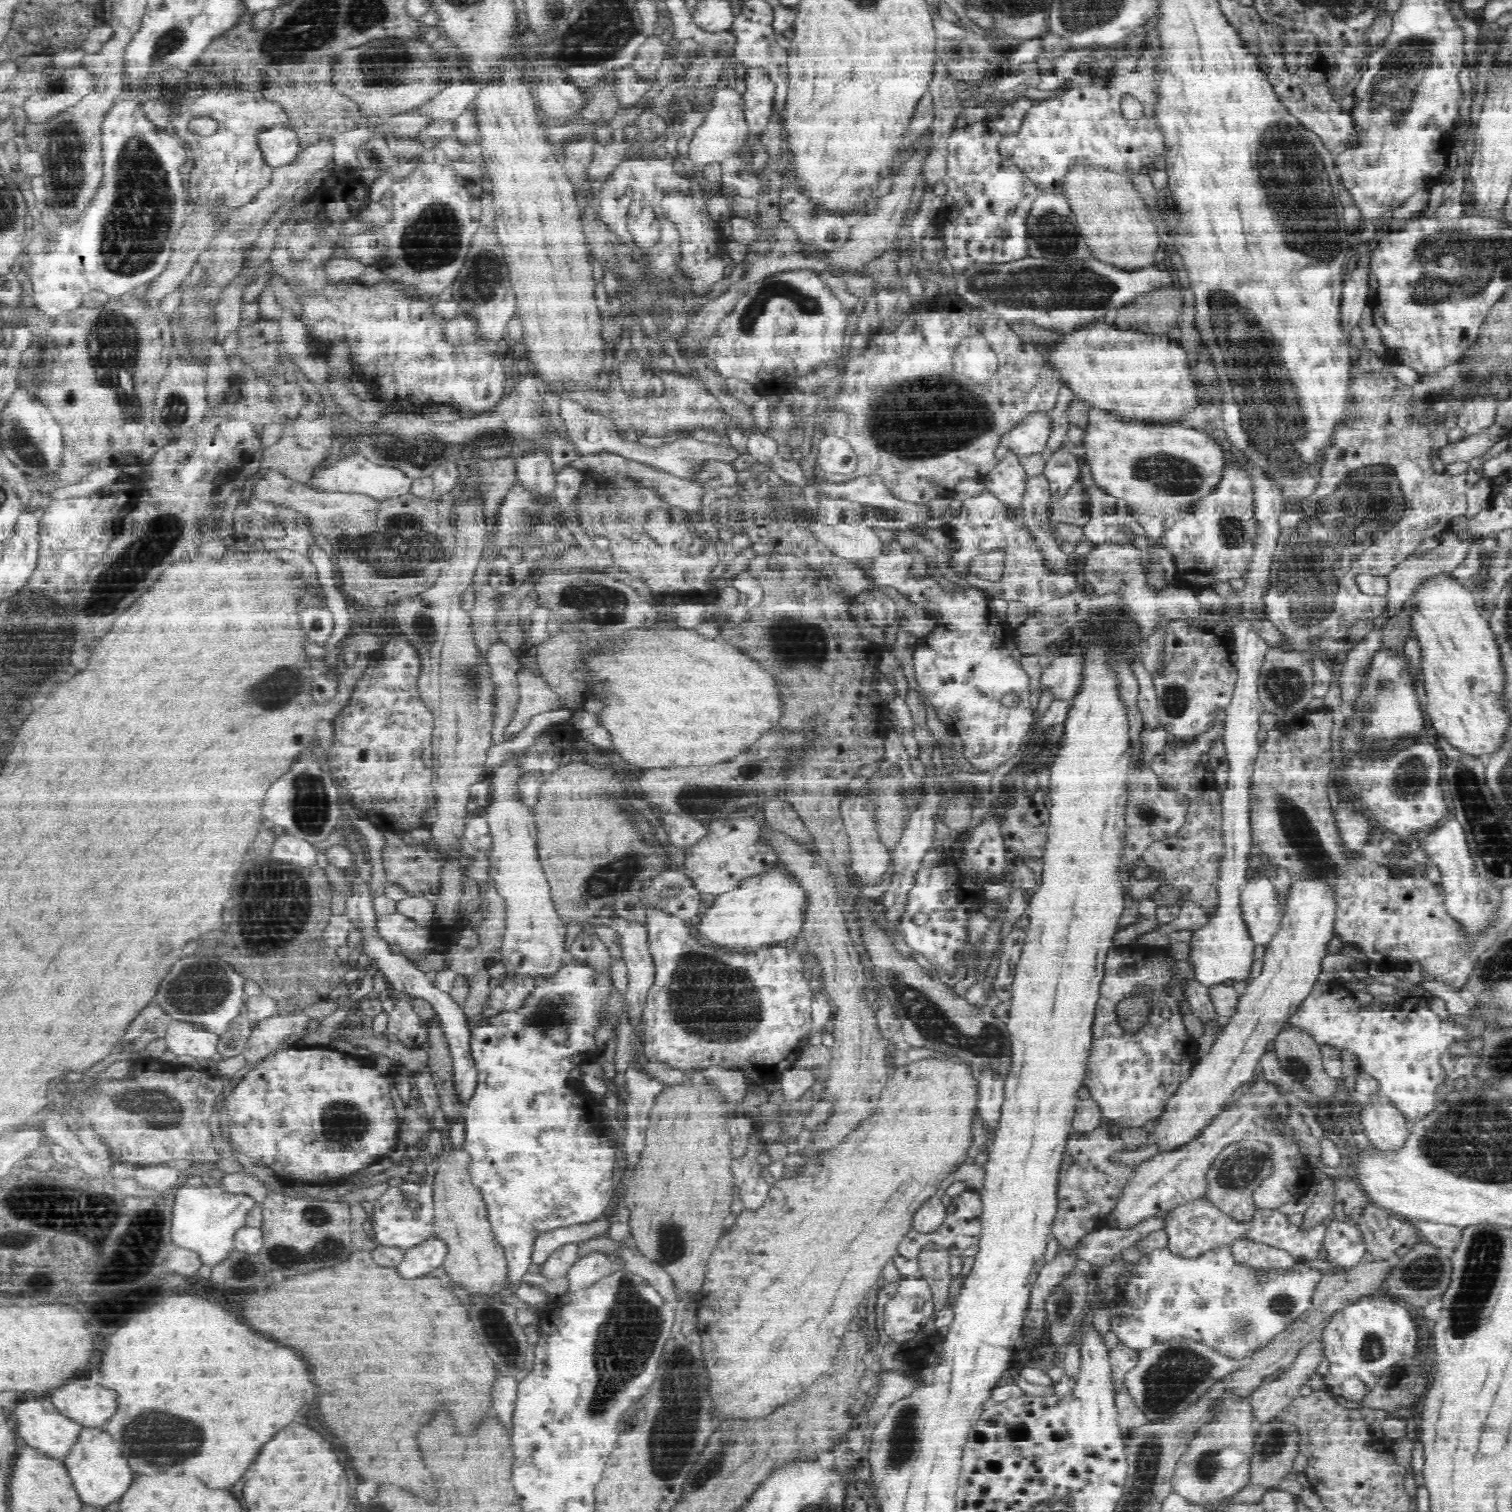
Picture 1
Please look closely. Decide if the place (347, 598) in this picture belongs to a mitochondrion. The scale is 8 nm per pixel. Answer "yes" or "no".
no

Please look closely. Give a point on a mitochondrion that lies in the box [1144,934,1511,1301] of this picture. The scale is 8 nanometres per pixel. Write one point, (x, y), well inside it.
(1240, 1168)

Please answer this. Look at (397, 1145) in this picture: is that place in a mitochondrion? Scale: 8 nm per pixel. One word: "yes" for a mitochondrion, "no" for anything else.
no

